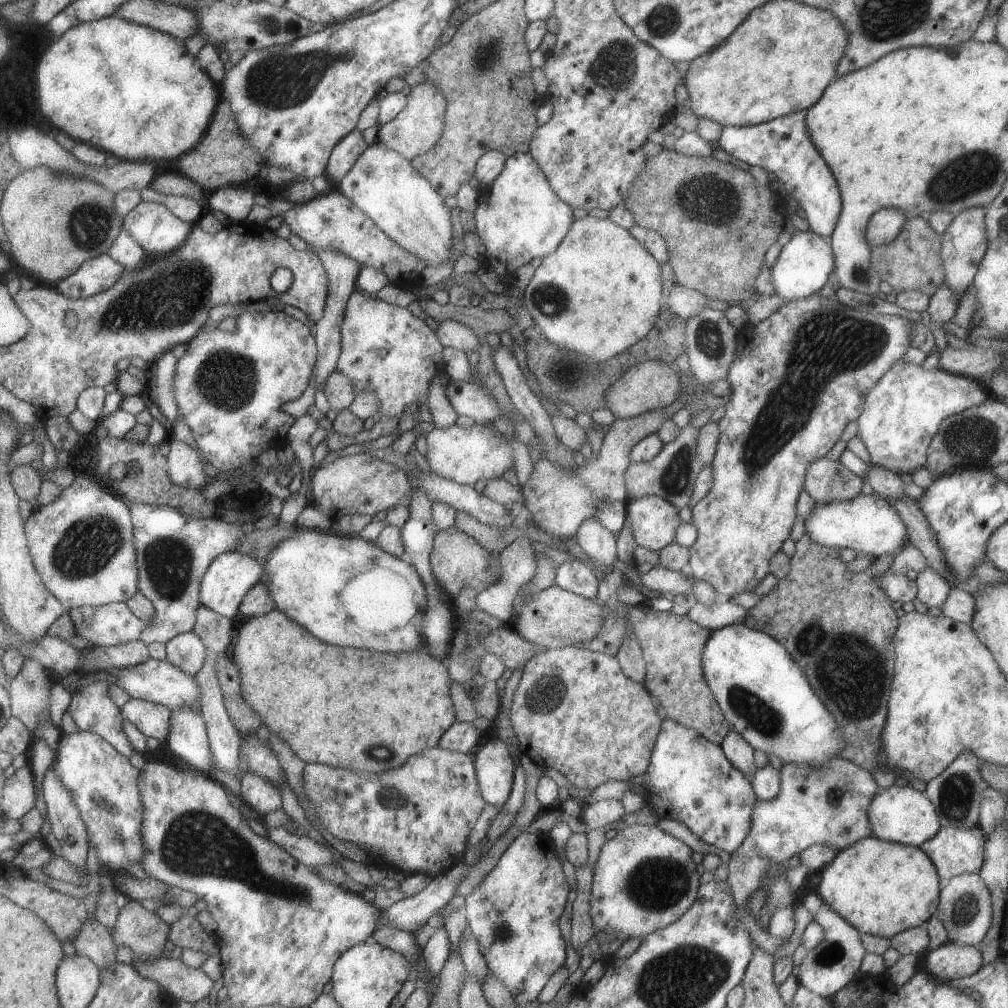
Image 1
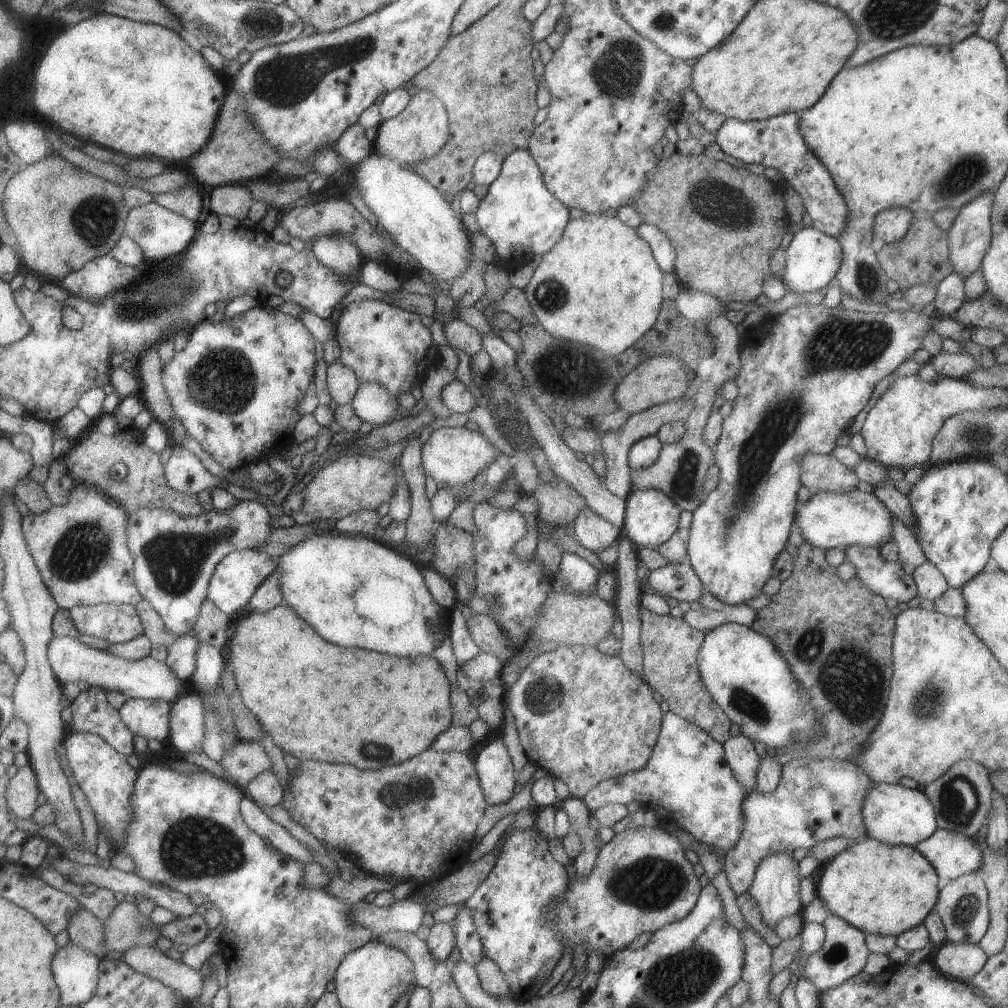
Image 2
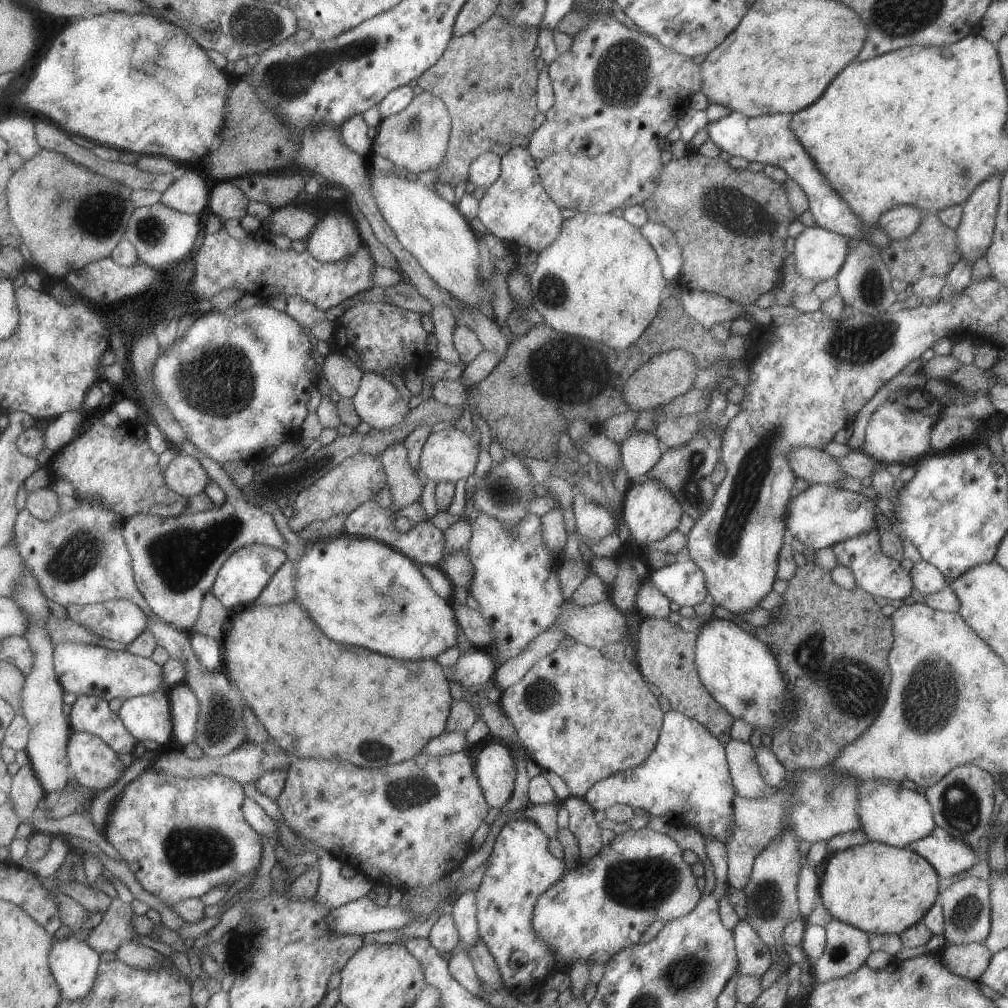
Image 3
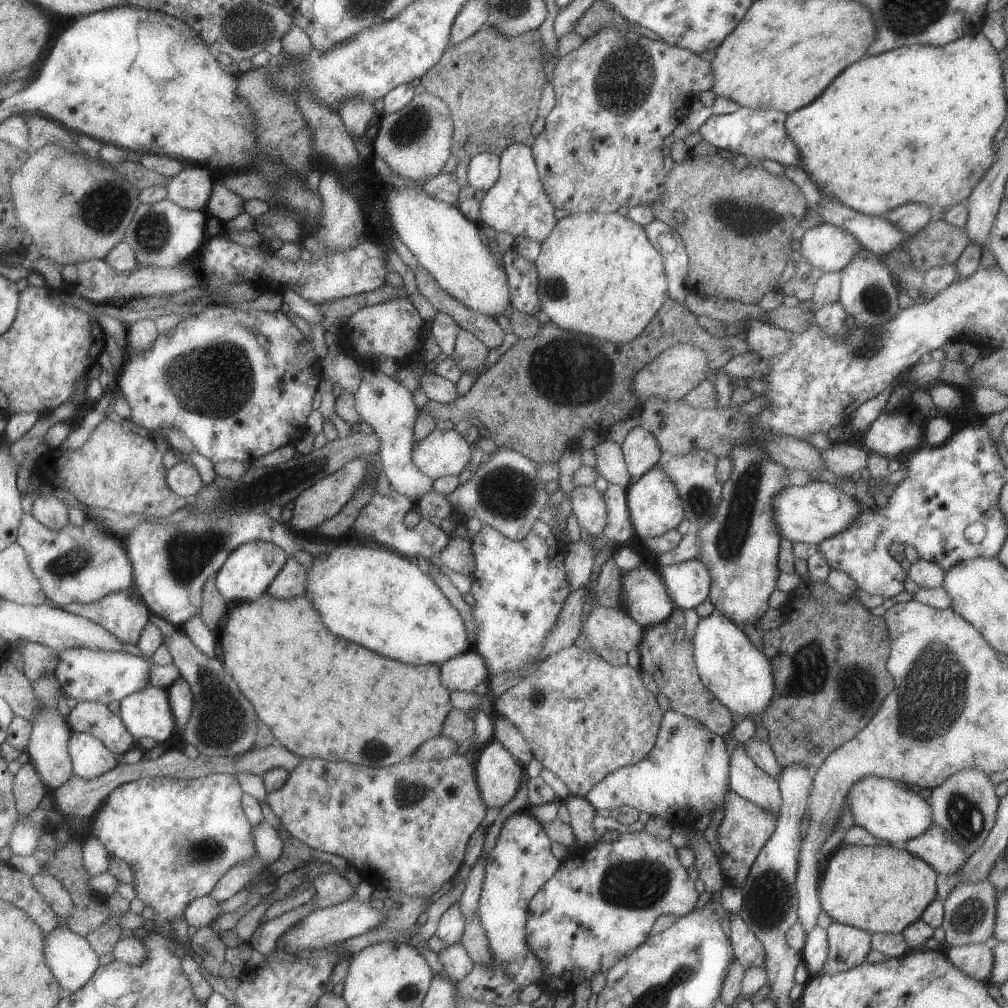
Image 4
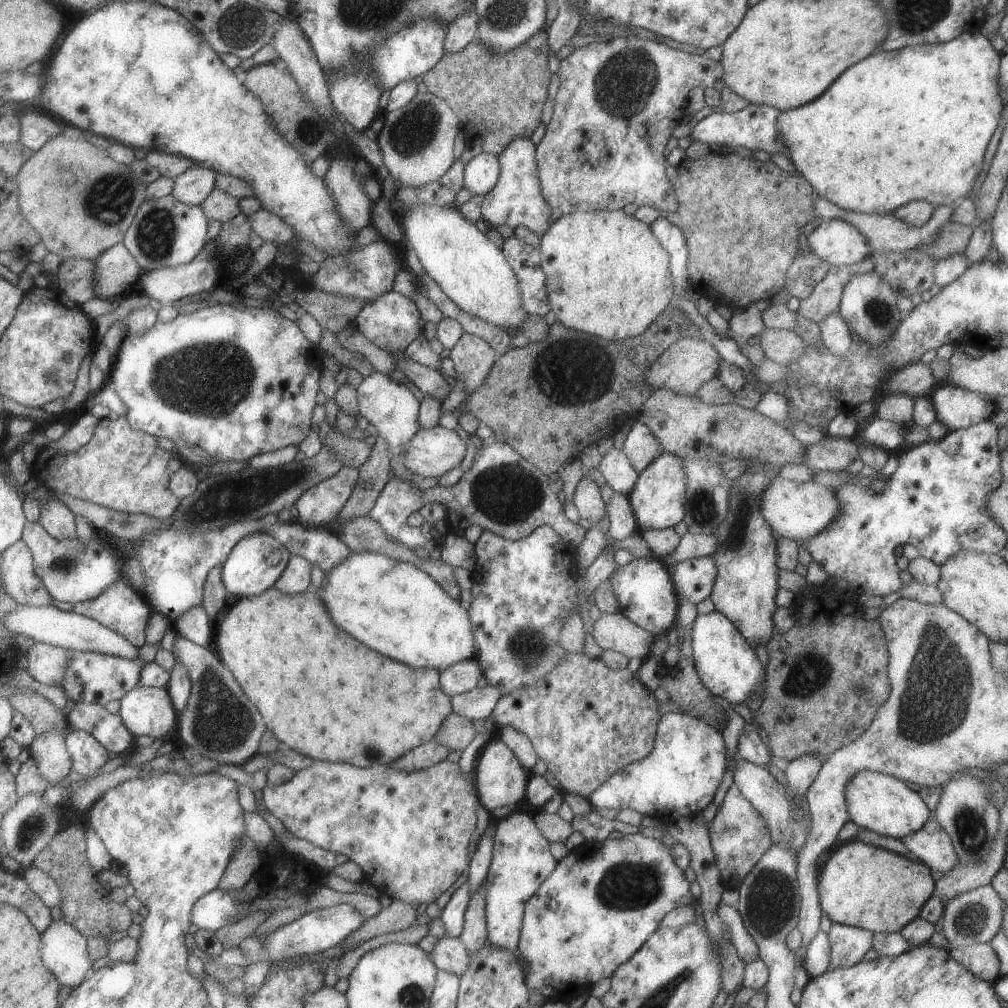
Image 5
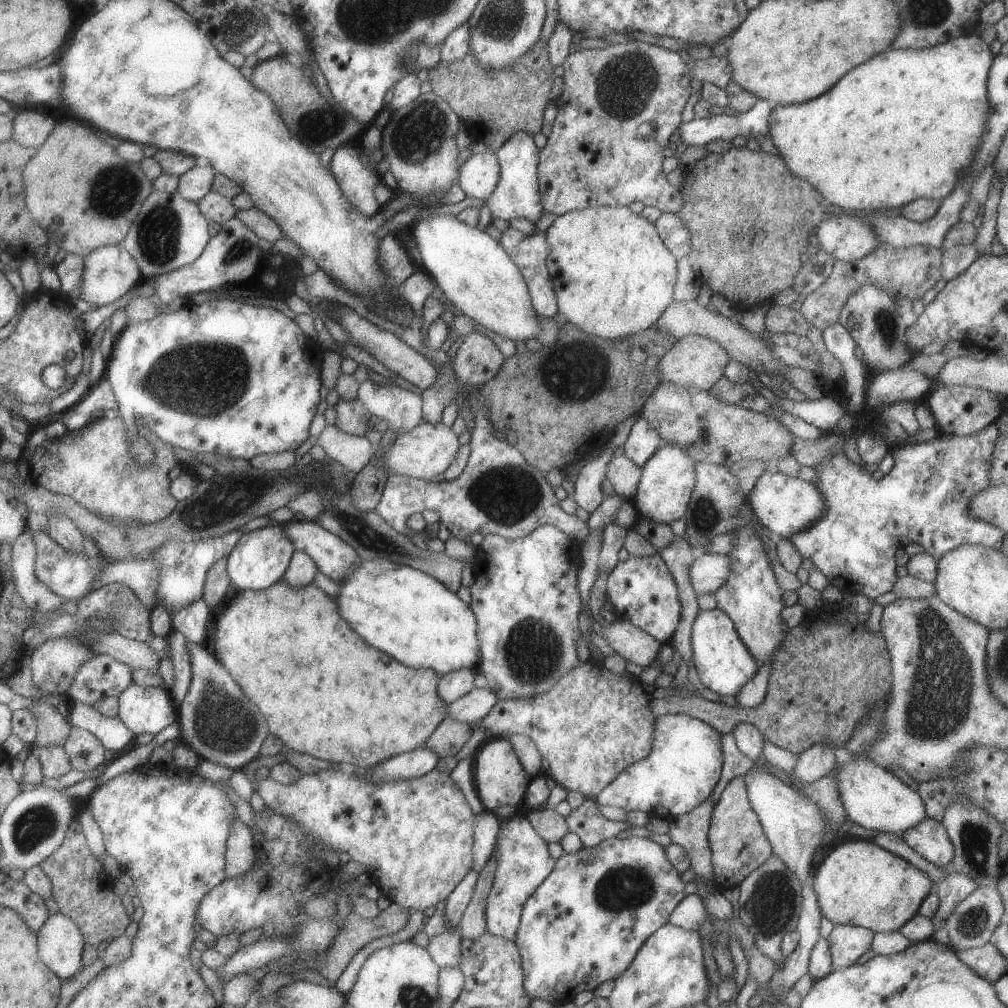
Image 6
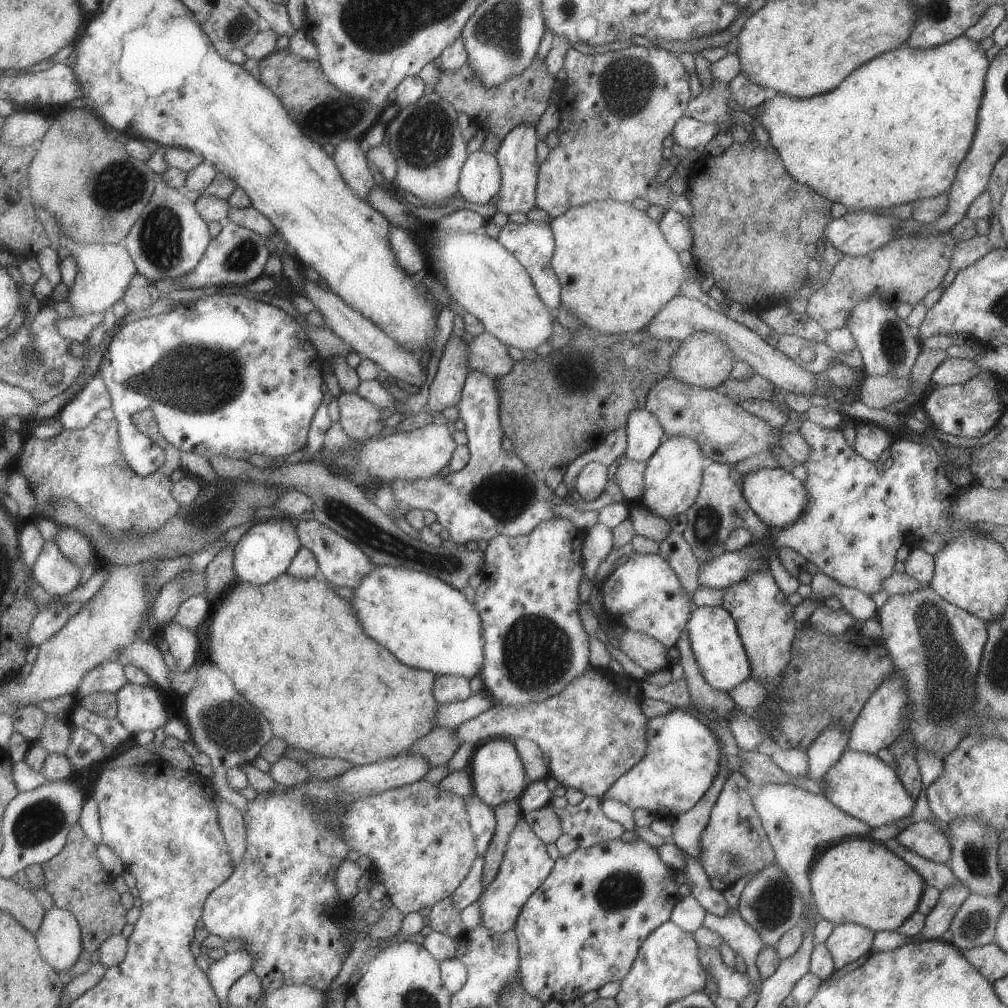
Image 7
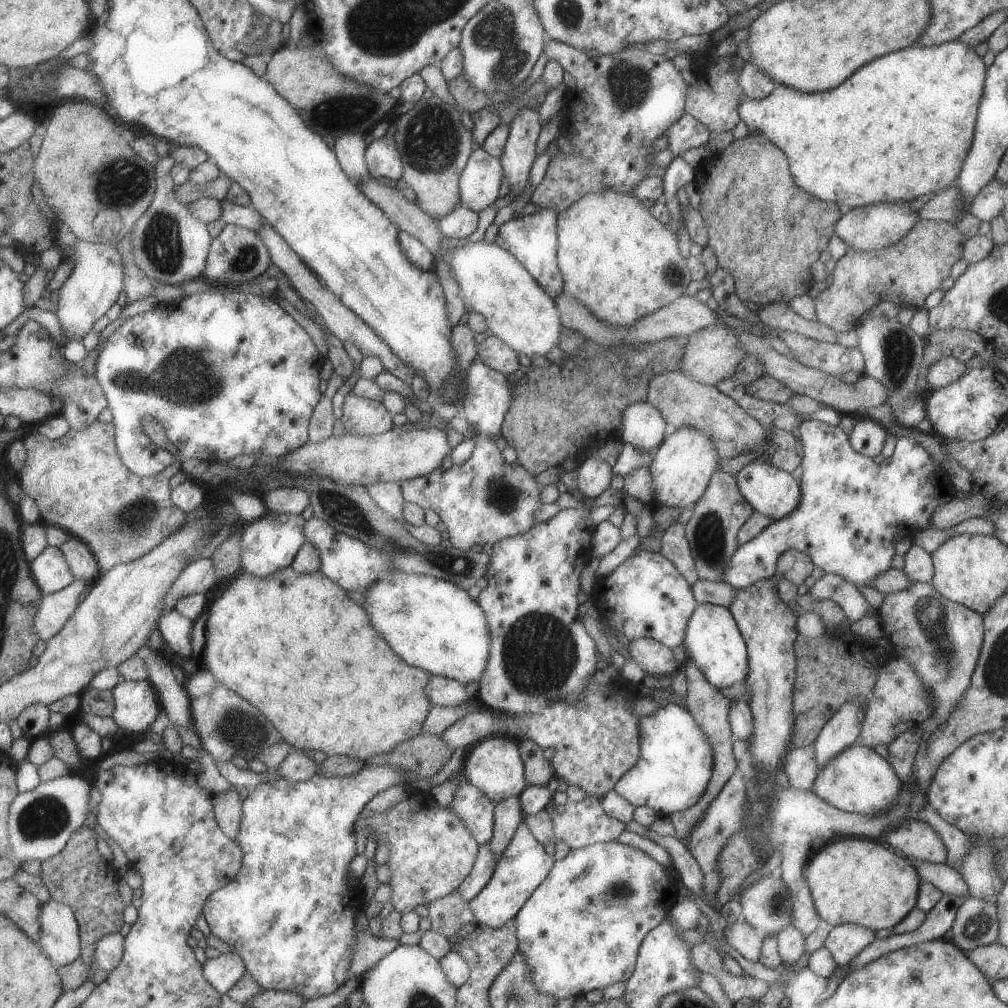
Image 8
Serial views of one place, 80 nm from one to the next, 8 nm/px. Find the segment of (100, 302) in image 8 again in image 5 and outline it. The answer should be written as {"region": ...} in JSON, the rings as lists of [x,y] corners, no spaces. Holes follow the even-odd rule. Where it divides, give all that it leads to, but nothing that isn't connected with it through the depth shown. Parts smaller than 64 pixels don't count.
{"region":[[[122,243],[107,248],[93,262],[93,294],[95,298],[108,301],[134,287],[141,270],[133,256]]]}

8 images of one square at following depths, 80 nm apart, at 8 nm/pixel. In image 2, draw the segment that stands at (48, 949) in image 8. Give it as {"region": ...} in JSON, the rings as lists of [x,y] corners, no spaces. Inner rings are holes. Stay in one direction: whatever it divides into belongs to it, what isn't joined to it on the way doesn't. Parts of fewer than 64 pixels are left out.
{"region":[[[68,943],[51,958],[51,973],[59,992],[59,1005],[81,1006],[93,996],[98,984],[97,960],[91,952]]]}

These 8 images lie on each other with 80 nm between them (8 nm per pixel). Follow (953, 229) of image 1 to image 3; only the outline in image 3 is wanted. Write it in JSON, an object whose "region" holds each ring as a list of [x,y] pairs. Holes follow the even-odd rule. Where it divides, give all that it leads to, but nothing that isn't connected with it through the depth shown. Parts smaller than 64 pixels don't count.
{"region":[[[1002,174],[989,176],[961,204],[961,220],[955,228],[955,244],[961,260],[967,260],[969,264],[985,255],[991,243],[1001,178]]]}

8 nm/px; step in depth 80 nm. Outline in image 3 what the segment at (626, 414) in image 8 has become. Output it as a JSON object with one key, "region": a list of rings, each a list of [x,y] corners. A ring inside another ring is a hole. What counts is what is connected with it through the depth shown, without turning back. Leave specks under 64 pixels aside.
{"region":[[[633,432],[621,443],[620,460],[631,483],[644,479],[659,460],[662,446],[652,432]]]}

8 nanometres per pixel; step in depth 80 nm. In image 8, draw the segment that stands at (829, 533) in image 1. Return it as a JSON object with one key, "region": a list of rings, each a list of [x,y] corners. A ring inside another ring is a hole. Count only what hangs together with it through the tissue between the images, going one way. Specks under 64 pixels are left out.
{"region":[[[761,457],[743,466],[734,477],[744,502],[748,502],[754,511],[768,516],[773,521],[788,515],[800,504],[801,491],[791,473],[773,466]]]}

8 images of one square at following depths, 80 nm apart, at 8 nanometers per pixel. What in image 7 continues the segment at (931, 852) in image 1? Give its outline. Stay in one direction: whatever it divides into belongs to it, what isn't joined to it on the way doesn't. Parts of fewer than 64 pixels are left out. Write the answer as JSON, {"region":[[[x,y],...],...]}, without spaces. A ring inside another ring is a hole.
{"region":[[[917,821],[901,829],[896,841],[908,851],[934,863],[947,864],[951,854],[946,836],[927,821]]]}

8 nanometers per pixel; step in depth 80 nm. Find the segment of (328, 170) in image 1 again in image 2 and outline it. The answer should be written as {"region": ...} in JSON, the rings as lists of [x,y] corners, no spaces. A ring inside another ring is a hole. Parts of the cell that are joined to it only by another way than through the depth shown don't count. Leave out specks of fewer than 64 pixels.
{"region":[[[358,123],[351,124],[339,136],[333,148],[350,169],[353,169],[369,152],[373,151],[372,142],[365,138],[364,129]]]}

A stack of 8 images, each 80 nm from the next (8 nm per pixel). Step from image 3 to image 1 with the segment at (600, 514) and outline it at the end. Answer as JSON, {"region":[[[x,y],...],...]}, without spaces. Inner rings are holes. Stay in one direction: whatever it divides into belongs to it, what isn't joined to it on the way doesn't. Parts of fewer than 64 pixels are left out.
{"region":[[[593,517],[577,528],[576,543],[597,566],[613,566],[617,561],[616,536]]]}

